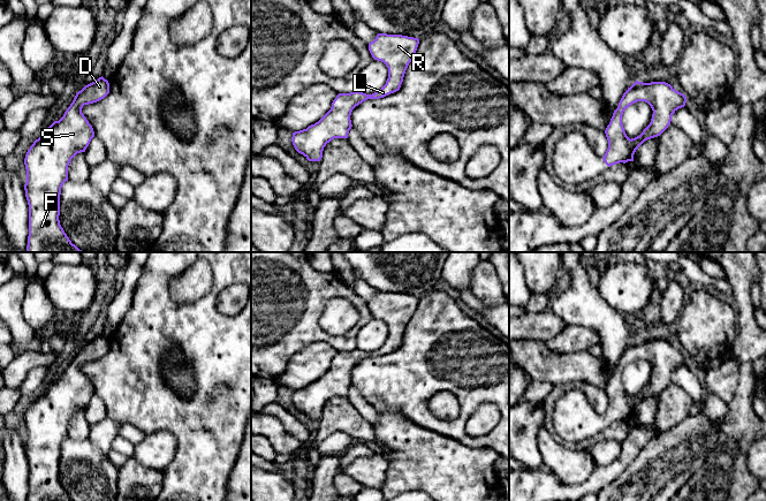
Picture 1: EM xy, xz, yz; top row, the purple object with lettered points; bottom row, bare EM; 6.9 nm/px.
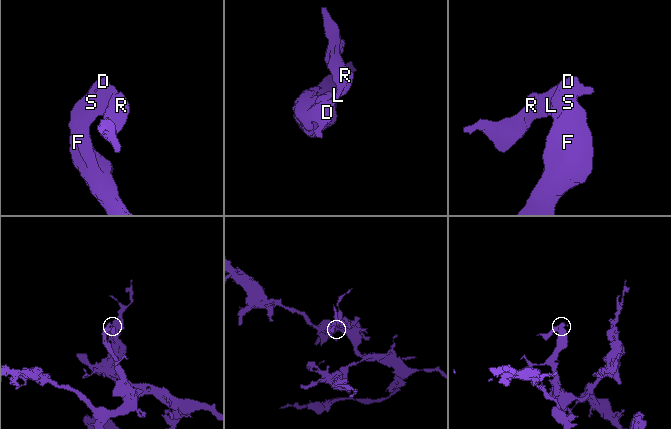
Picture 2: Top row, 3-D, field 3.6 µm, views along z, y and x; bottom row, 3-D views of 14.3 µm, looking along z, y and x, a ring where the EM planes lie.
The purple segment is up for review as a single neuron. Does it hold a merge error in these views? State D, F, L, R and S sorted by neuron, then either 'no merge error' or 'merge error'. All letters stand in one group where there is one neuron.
D F L R S; no merge error

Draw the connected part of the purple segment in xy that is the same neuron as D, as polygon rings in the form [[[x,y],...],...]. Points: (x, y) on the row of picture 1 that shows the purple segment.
[[[103,76],[78,91],[59,121],[33,142],[25,154],[25,197],[29,205],[26,252],[84,252],[71,243],[60,225],[61,188],[68,181],[71,159],[85,152],[94,137],[82,108],[109,93]]]

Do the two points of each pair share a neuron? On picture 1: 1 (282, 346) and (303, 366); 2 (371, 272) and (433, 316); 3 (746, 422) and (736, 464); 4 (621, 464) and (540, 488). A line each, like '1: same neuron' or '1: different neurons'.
1: different neurons
2: different neurons
3: same neuron
4: same neuron

